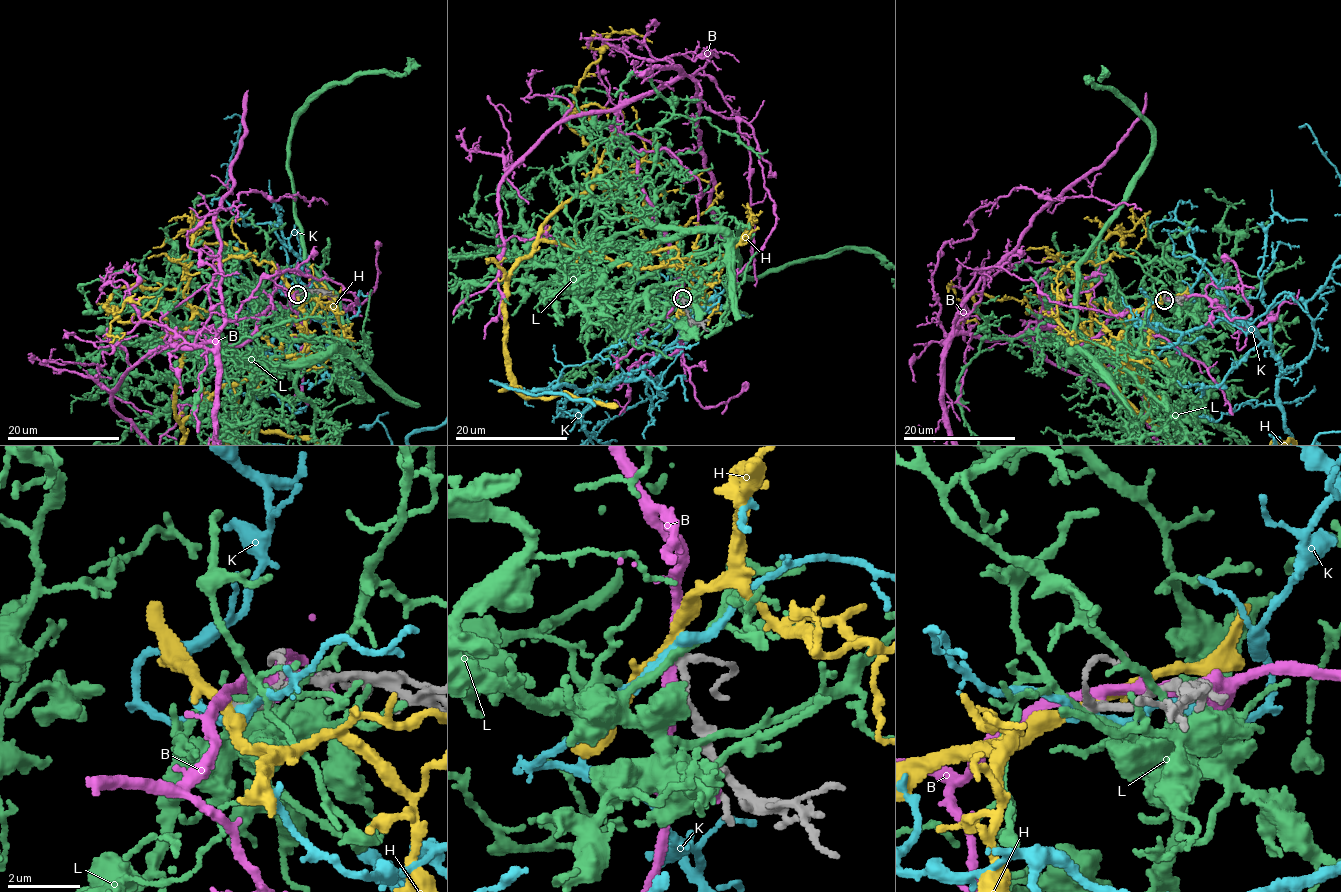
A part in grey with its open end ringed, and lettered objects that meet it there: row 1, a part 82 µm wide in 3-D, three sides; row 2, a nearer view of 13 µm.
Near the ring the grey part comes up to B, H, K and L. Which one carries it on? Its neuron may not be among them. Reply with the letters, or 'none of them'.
H

